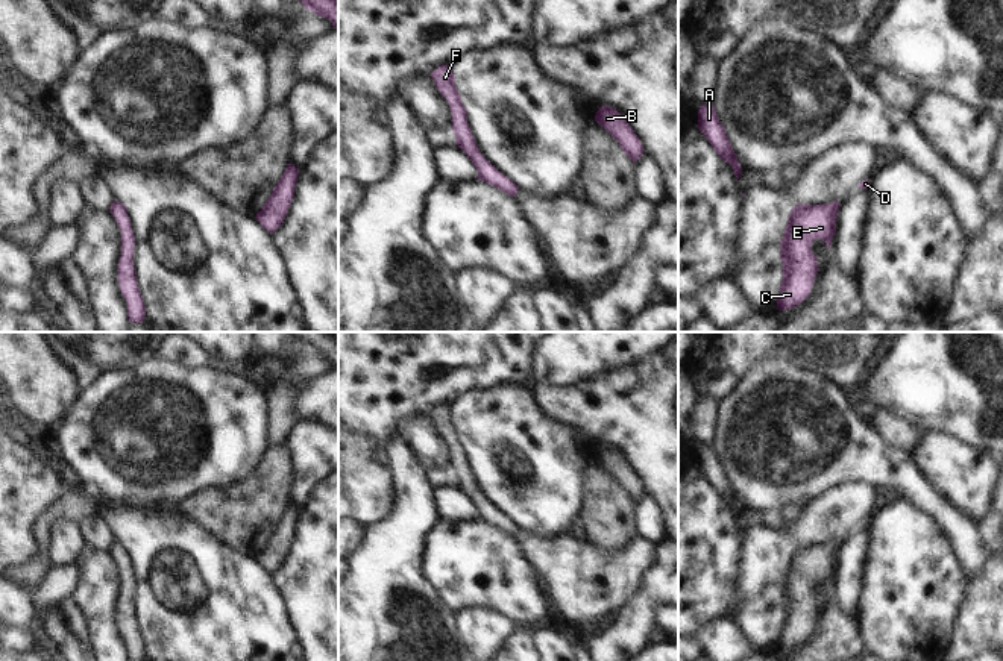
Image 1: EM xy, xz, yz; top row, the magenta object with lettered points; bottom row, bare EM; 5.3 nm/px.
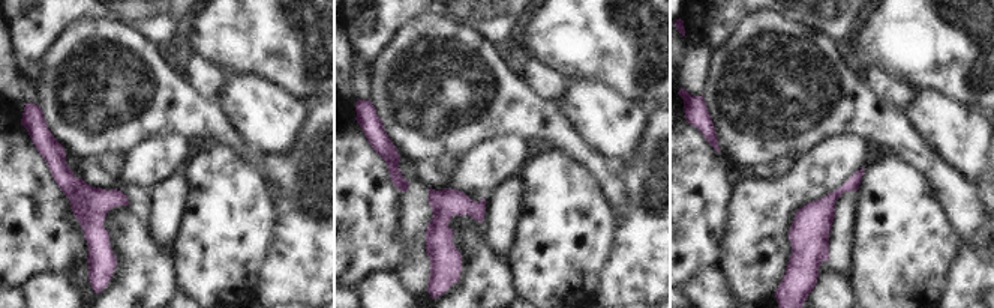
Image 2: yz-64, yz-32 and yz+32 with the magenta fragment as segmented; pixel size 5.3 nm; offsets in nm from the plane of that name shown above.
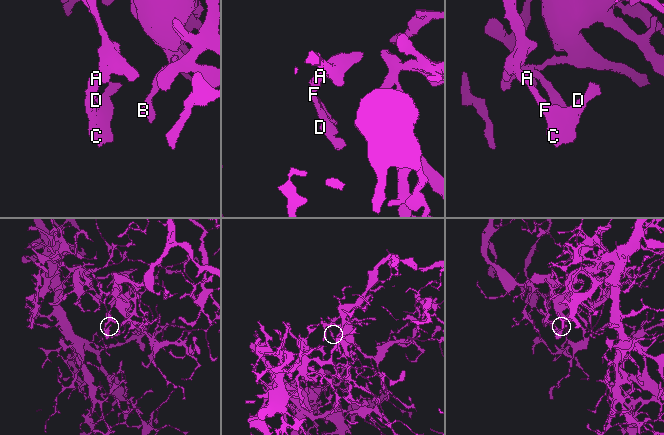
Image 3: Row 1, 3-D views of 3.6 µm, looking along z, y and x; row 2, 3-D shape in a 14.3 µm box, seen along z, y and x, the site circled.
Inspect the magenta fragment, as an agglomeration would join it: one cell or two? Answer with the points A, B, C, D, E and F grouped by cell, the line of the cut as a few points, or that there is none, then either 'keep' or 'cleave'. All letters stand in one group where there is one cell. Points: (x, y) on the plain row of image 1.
groups A B C D E F; cut none; keep

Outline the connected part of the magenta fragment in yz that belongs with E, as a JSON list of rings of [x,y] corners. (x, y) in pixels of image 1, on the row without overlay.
[[[833,541],[816,546],[798,544],[792,549],[780,582],[783,622],[777,637],[778,650],[797,647],[810,635],[819,611],[812,585],[815,579],[822,579],[832,588],[839,546],[839,541]]]

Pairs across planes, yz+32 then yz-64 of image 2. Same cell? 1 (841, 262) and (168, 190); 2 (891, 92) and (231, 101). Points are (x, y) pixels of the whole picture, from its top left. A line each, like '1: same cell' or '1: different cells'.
1: same cell
2: different cells

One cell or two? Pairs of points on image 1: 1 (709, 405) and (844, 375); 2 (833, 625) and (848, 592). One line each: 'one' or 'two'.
1: two
2: two

